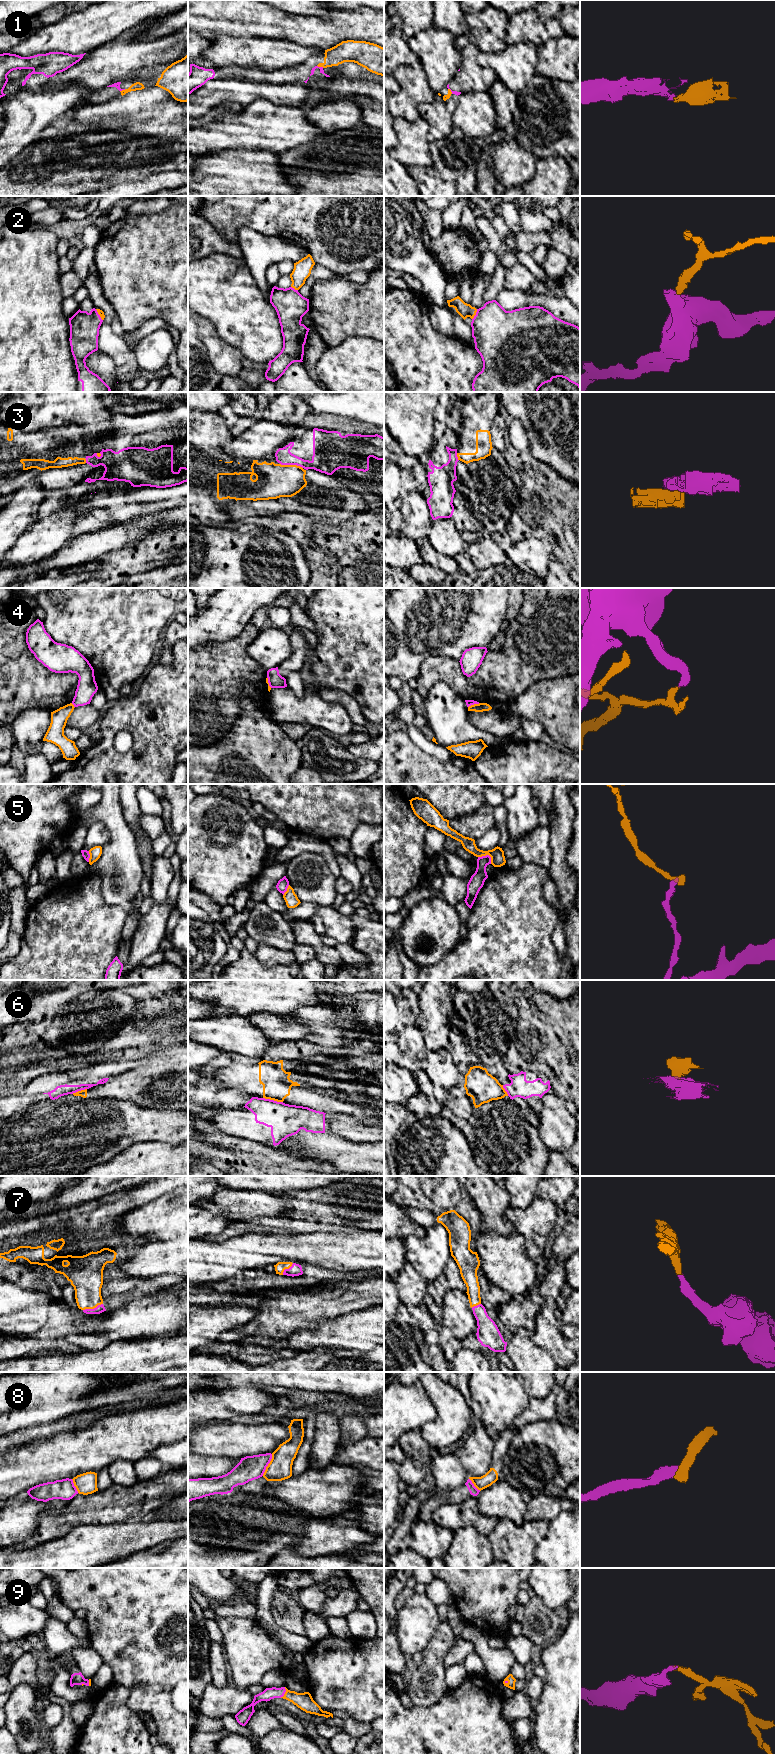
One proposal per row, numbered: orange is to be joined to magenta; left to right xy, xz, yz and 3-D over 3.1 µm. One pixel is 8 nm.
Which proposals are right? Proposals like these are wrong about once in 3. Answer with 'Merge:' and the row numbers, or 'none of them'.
Merge: 1, 2, 7, 9

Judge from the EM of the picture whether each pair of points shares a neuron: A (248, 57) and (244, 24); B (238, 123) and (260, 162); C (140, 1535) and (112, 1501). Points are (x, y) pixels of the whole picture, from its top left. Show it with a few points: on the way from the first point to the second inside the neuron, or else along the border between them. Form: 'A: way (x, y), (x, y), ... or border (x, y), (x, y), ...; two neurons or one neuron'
A: border (222, 36), (267, 36), (269, 38); two neurons
B: border (229, 149), (268, 150), (276, 154); two neurons
C: border (148, 1517), (139, 1521), (106, 1523); two neurons

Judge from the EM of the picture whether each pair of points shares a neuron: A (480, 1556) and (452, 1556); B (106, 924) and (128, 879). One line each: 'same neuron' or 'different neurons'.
A: same neuron
B: different neurons

